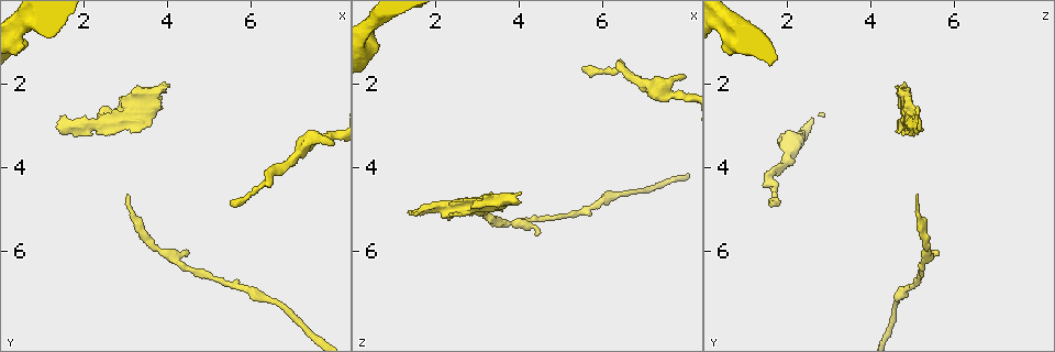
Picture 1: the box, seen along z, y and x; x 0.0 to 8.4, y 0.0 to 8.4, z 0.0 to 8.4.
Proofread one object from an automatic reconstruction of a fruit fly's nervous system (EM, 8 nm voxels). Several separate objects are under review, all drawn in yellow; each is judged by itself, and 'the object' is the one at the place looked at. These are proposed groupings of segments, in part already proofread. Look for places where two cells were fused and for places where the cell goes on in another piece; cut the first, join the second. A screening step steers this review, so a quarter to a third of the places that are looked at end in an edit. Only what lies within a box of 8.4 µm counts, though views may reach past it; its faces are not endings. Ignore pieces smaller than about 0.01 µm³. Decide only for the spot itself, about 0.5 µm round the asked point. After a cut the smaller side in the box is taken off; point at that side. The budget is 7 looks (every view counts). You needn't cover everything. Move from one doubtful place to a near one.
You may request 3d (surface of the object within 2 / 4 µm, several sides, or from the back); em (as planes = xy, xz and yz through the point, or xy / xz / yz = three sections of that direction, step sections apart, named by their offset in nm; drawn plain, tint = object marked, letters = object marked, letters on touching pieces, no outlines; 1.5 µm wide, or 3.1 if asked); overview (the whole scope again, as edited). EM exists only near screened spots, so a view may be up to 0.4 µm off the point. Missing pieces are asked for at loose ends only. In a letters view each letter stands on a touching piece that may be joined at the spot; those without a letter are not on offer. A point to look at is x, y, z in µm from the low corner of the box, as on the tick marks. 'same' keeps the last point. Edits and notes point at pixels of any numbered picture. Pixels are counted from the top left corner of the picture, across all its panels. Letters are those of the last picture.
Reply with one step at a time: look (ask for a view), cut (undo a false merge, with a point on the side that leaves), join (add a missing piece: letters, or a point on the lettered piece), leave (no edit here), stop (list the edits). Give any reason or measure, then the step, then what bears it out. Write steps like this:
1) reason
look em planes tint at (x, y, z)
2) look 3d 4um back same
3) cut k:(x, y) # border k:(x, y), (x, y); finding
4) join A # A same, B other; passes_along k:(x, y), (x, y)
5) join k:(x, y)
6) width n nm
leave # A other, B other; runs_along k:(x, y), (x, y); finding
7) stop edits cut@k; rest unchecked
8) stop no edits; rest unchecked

branch stops here
look em yz step 4 tint at (2.85, 2.35, 4.95)

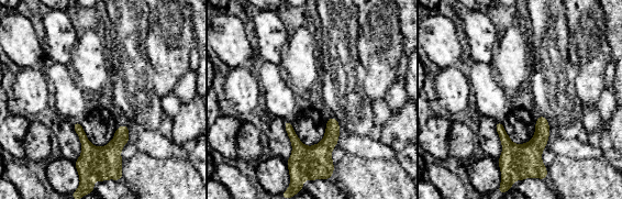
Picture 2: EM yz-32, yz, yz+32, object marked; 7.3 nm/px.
another direction
look em planes letters same

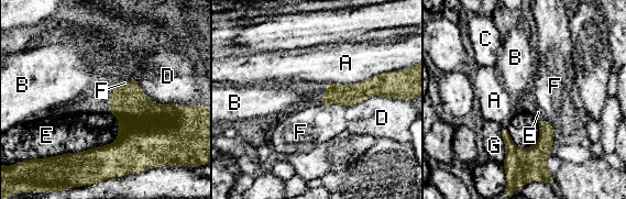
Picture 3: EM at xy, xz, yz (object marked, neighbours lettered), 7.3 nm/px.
join E # A other, B other, C other, D other, E same, F other, G other; passes_along 3:(59, 173), (79, 152), (50, 135); it goes on there

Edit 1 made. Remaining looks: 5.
redraw
look overview

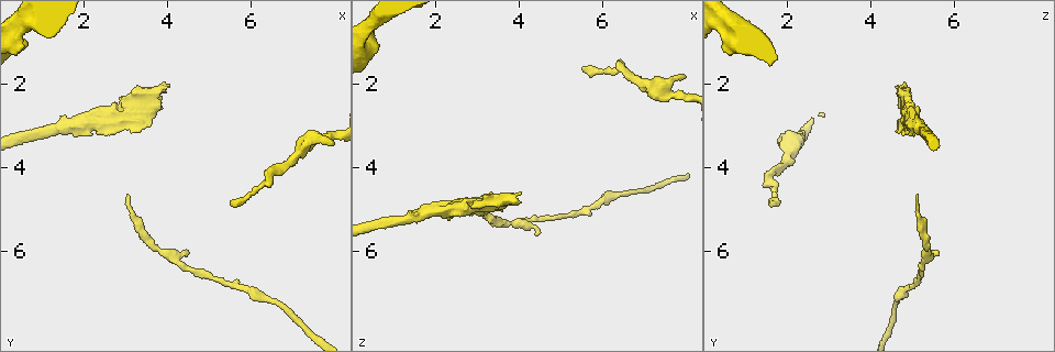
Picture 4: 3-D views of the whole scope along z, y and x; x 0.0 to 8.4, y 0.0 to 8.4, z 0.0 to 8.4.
look 3d 2um at (5.55, 4.90, 1.70)

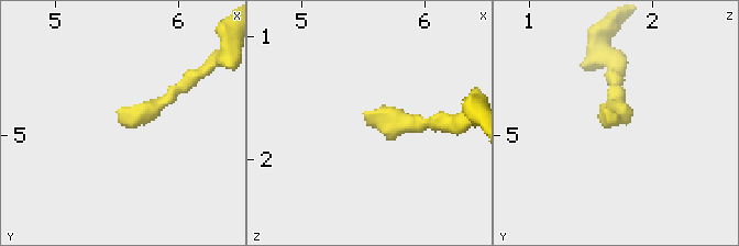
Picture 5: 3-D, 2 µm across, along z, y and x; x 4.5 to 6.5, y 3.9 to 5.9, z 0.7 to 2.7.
now the EM
look em xy step 4 letters at (5.48, 4.88, 1.68)

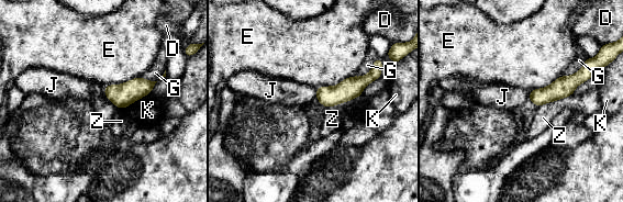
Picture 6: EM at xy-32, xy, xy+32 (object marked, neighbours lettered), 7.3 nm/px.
leave # D other, E other, G other, J other, K other, Z other; border 6:(315, 89), (316, 98); none of them fits

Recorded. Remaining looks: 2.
stop edits join@3; rest unchecked

